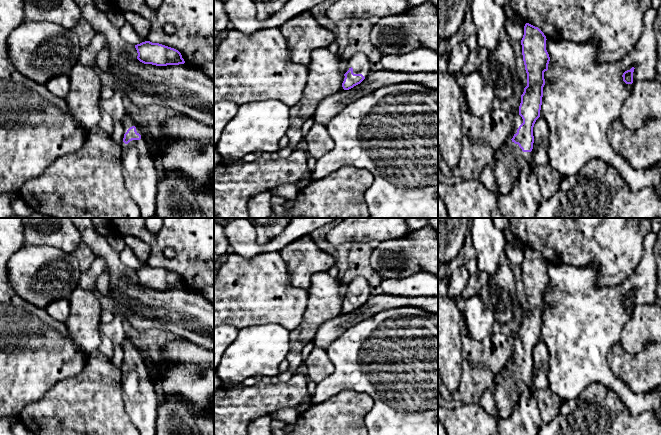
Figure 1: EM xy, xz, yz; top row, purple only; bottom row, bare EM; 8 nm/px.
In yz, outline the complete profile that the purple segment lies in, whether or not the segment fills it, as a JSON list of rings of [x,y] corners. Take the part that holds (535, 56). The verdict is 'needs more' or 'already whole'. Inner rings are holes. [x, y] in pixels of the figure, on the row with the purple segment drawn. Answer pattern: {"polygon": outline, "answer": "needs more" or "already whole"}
{"polygon": [[[525,24],[521,45],[527,86],[521,95],[519,114],[515,116],[509,129],[514,136],[512,139],[506,138],[493,156],[496,160],[494,173],[502,194],[508,194],[512,190],[533,149],[533,127],[540,117],[544,72],[548,70],[550,61],[546,40],[538,27]]], "answer": "needs more"}

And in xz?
{"polygon": [[[355,53],[347,63],[347,69],[342,76],[344,90],[349,90],[360,84],[371,72],[369,58],[364,53]]], "answer": "needs more"}

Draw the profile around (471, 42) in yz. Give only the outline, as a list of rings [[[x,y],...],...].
[[[476,34],[471,35],[469,38],[467,38],[465,40],[465,42],[466,42],[466,44],[467,44],[470,51],[478,49]]]

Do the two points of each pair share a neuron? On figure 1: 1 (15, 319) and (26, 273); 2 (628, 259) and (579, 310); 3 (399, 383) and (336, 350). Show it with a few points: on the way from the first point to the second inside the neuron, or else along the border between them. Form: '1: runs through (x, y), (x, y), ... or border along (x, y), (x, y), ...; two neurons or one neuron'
1: border along (10, 284), (23, 298), (41, 309); two neurons
2: border along (591, 264), (600, 285), (625, 280); two neurons
3: runs through (383, 368), (364, 364), (352, 354); one neuron

